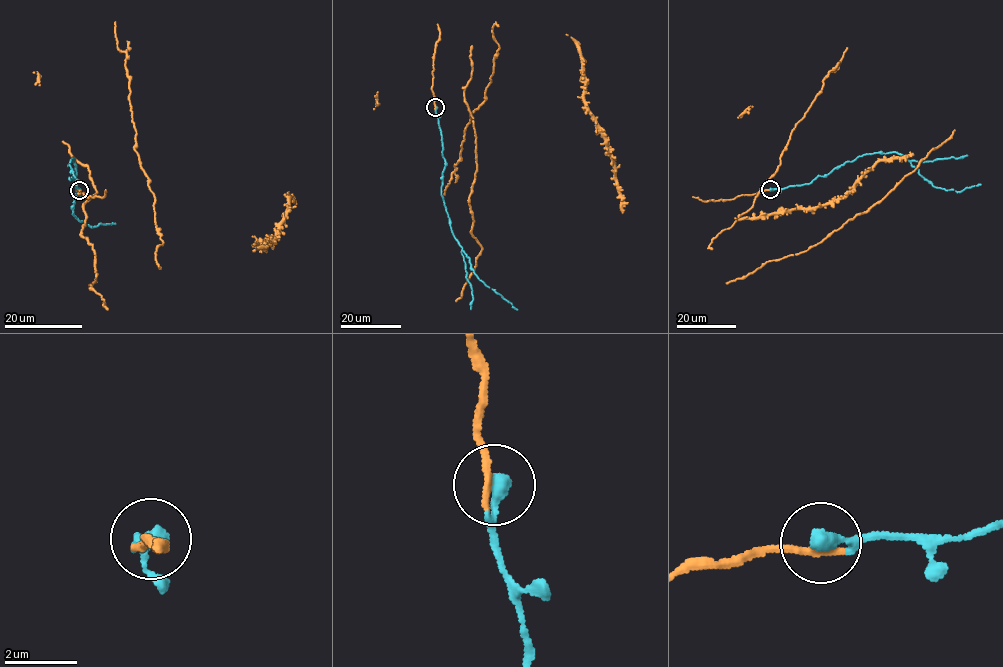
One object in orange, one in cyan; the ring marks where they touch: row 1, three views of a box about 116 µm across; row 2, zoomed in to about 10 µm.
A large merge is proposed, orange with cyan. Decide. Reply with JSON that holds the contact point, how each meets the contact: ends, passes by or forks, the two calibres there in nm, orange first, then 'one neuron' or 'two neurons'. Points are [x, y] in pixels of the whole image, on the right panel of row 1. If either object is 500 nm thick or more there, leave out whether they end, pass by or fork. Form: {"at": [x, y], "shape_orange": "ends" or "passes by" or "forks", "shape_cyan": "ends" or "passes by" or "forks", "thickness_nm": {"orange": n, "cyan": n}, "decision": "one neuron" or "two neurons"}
{"at": [770, 189], "shape_orange": "ends", "shape_cyan": "passes by", "thickness_nm": {"orange": 240, "cyan": 300}, "decision": "one neuron"}

